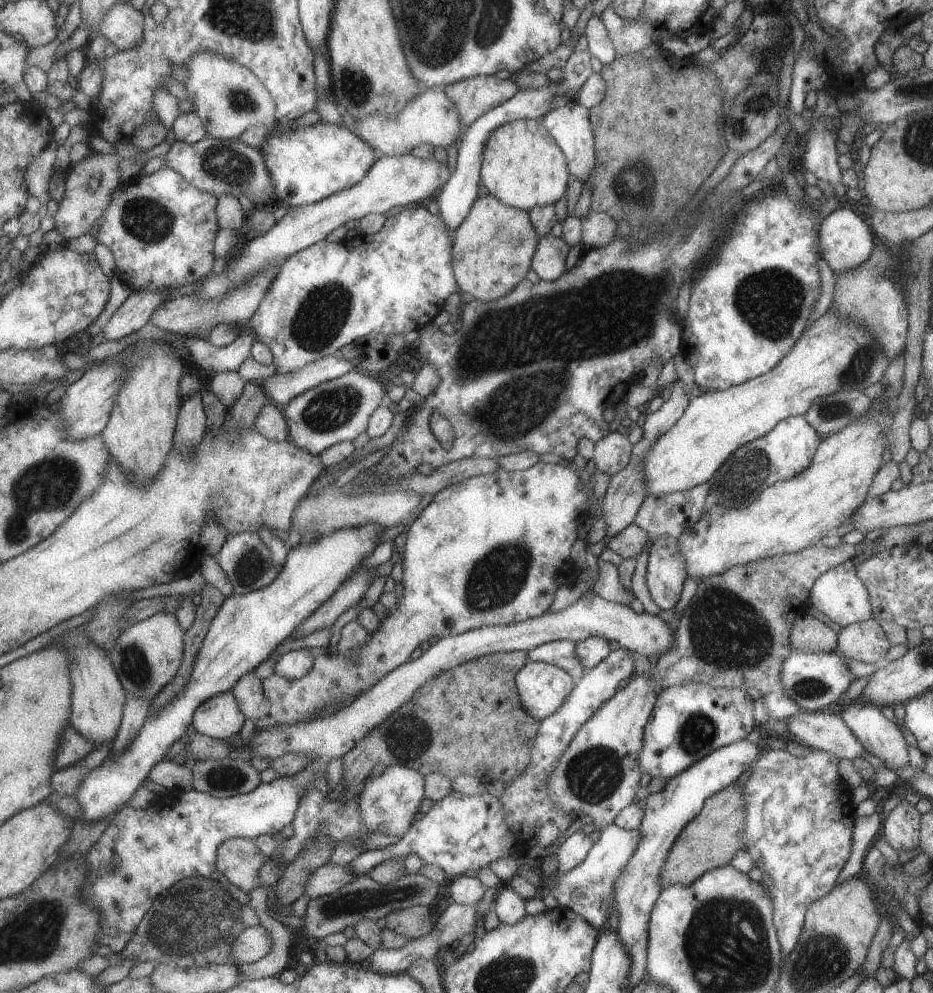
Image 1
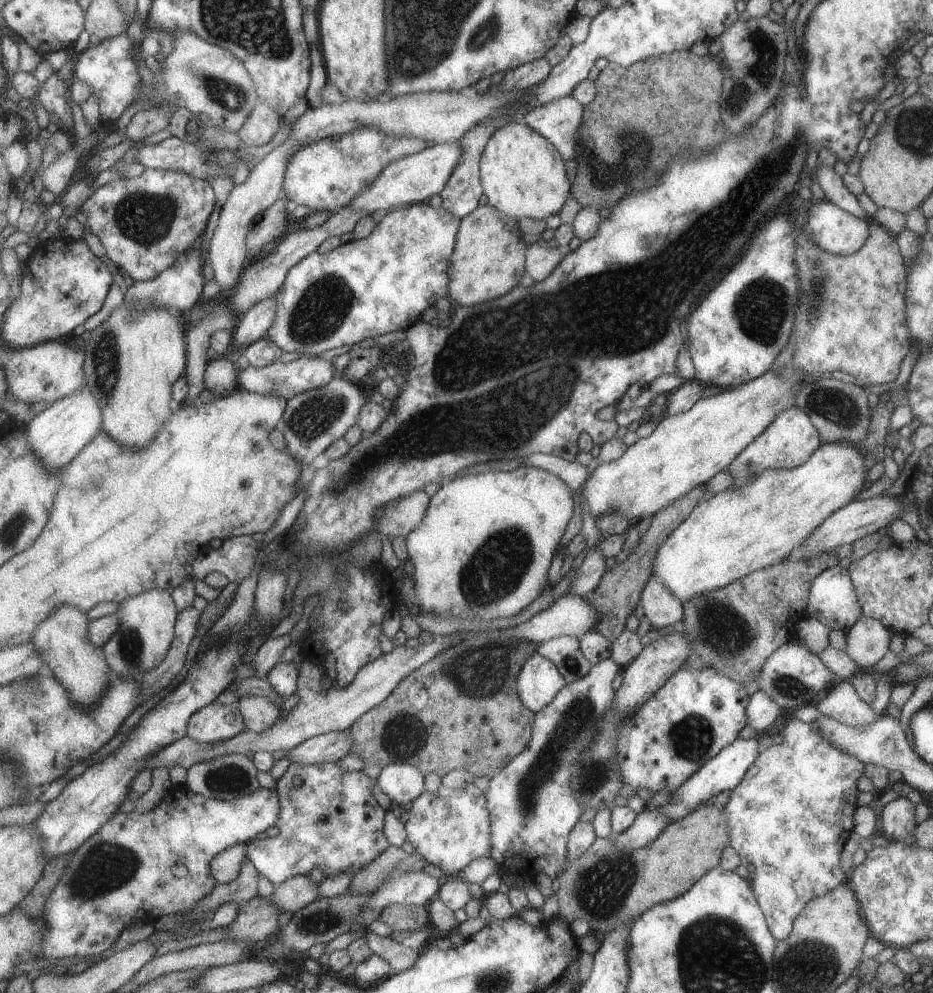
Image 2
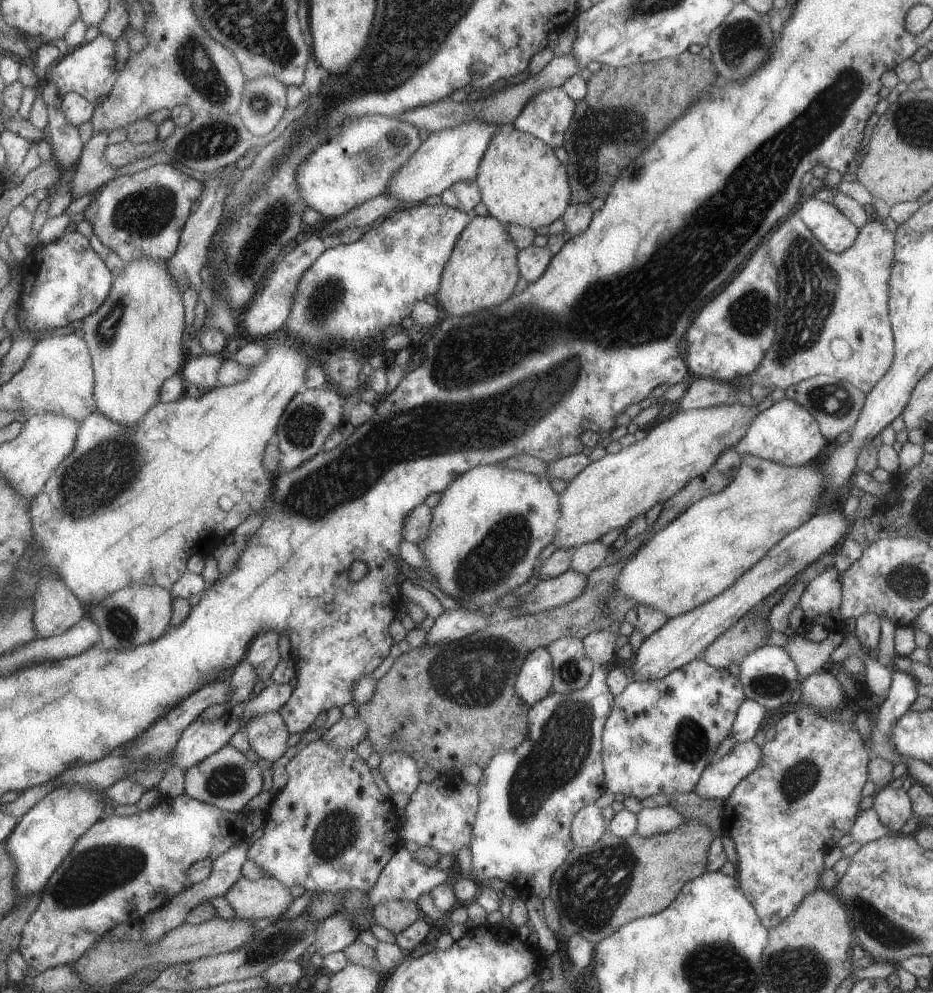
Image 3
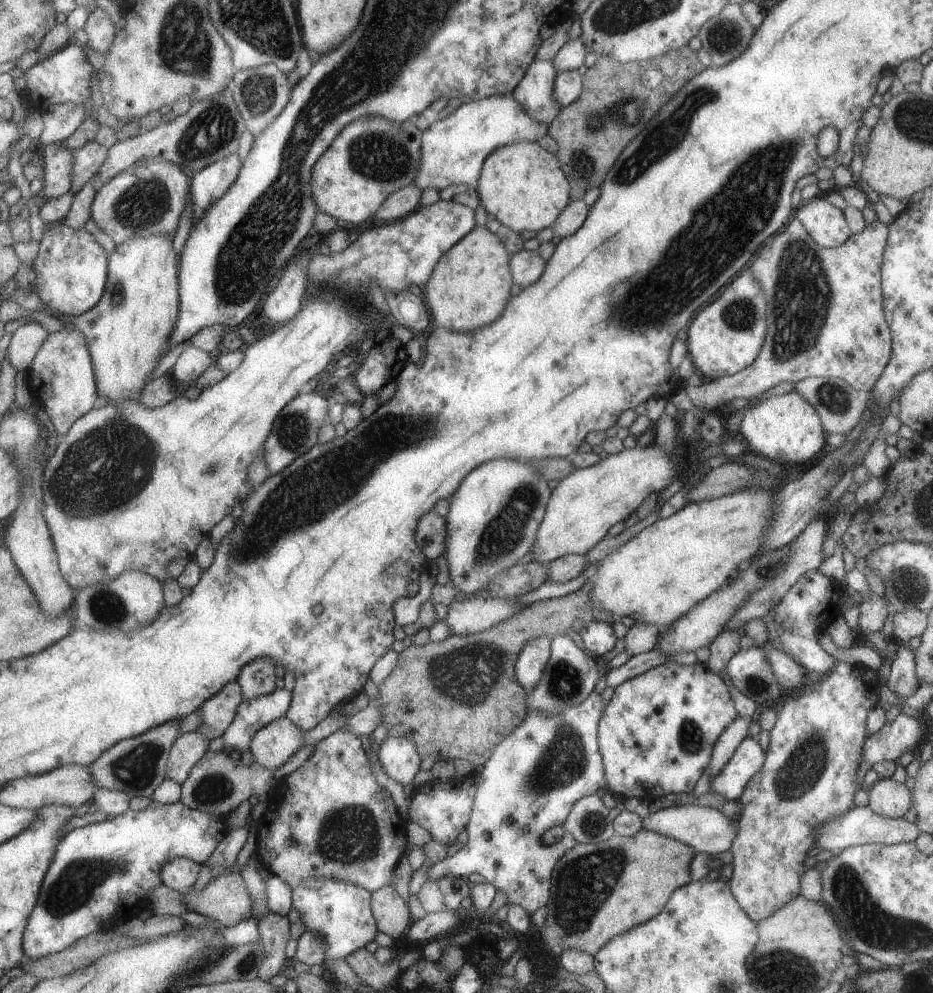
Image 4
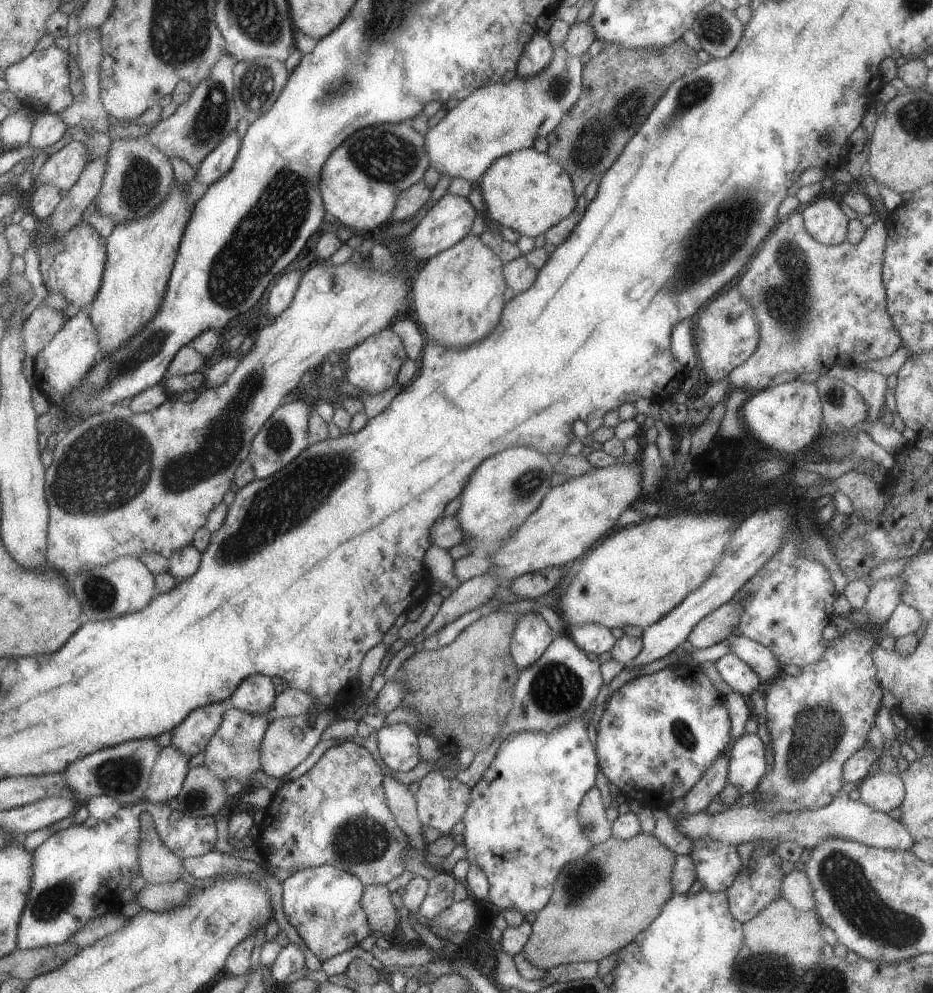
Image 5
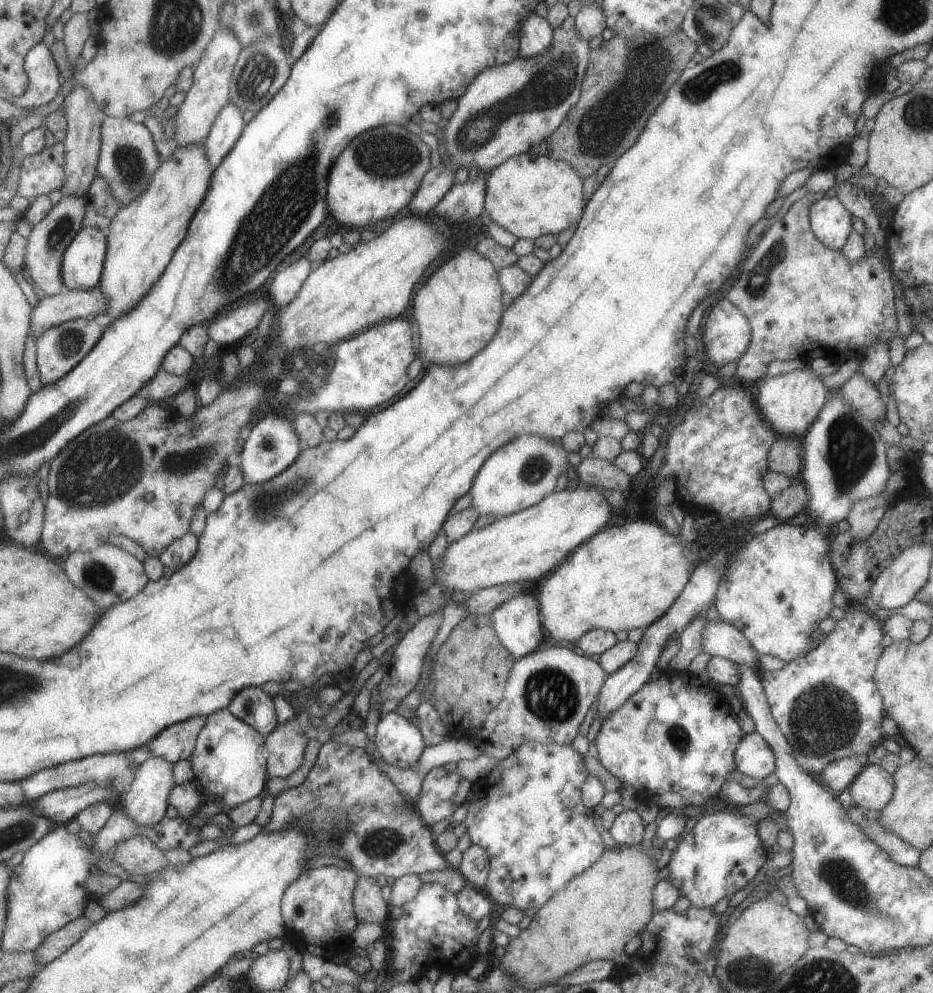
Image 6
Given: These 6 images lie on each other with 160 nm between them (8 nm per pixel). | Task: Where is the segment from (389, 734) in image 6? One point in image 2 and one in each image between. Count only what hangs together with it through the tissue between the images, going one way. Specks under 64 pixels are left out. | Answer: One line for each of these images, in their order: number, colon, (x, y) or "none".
2: (398, 783)
3: (400, 772)
4: (398, 757)
5: (397, 746)

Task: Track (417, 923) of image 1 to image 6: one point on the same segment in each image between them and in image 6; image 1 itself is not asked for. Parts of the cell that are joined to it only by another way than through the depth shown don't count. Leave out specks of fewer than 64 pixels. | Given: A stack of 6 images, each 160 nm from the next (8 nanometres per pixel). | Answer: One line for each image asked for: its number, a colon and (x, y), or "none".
2: (398, 917)
3: (395, 915)
4: (390, 912)
5: (381, 915)
6: (368, 905)

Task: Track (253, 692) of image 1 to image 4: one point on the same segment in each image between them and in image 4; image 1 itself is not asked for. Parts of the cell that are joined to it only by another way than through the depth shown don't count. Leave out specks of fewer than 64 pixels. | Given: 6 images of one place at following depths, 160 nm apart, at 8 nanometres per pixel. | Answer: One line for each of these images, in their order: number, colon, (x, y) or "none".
2: (258, 714)
3: (267, 734)
4: (271, 745)

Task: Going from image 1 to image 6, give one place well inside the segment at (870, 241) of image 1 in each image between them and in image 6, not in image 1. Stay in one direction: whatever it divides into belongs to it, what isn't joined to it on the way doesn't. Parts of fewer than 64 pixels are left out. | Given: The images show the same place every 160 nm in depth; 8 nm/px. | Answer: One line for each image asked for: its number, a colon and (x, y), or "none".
2: (834, 230)
3: (831, 228)
4: (826, 225)
5: (823, 219)
6: (829, 221)

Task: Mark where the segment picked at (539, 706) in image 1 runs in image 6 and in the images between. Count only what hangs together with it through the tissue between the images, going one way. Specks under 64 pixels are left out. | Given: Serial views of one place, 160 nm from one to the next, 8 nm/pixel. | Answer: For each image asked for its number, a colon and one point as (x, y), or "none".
2: (538, 681)
3: (533, 682)
4: (531, 660)
5: (531, 636)
6: (516, 622)

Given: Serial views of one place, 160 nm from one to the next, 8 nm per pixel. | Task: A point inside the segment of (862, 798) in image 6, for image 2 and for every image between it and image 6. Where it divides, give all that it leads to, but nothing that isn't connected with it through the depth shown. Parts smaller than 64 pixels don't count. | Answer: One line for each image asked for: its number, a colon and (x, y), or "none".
2: (896, 820)
3: (892, 806)
4: (887, 798)
5: (882, 792)

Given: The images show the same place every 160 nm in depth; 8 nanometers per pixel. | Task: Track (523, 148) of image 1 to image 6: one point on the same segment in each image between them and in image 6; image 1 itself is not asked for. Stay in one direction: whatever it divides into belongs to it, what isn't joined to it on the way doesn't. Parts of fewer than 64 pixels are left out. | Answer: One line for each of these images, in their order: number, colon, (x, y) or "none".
2: (522, 175)
3: (521, 182)
4: (521, 185)
5: (526, 190)
6: (530, 196)

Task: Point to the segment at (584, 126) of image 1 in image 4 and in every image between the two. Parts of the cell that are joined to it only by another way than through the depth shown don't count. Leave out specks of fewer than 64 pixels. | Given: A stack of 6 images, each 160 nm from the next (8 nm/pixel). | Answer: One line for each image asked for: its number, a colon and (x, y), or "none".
2: (558, 121)
3: (546, 116)
4: (534, 92)

